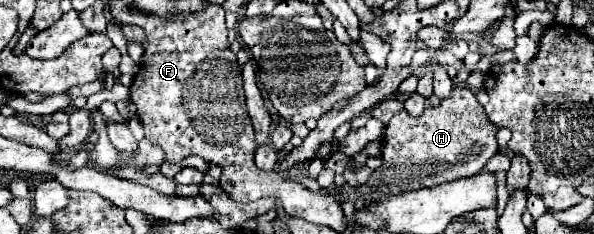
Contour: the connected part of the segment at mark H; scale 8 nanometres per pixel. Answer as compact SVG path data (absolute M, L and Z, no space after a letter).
M456 85L452 89L452 95L444 99L440 107L424 109L420 117L412 117L404 109L396 113L384 129L384 167L376 169L370 183L364 183L356 189L344 185L332 195L336 199L340 193L348 195L350 199L356 199L360 195L364 195L366 199L368 195L372 199L380 199L380 195L396 195L400 191L416 191L420 187L450 183L452 179L460 177L472 177L484 169L494 153L498 153L496 131L498 127L492 127L488 123L482 105L476 101L476 95L470 89Z

